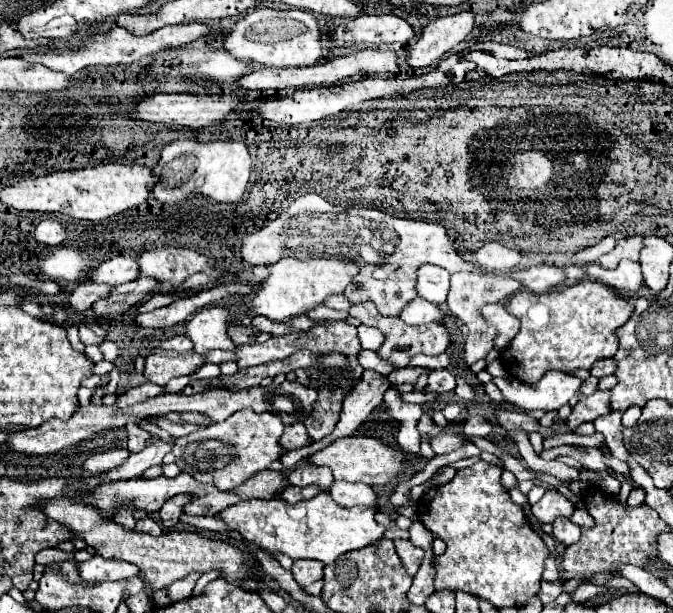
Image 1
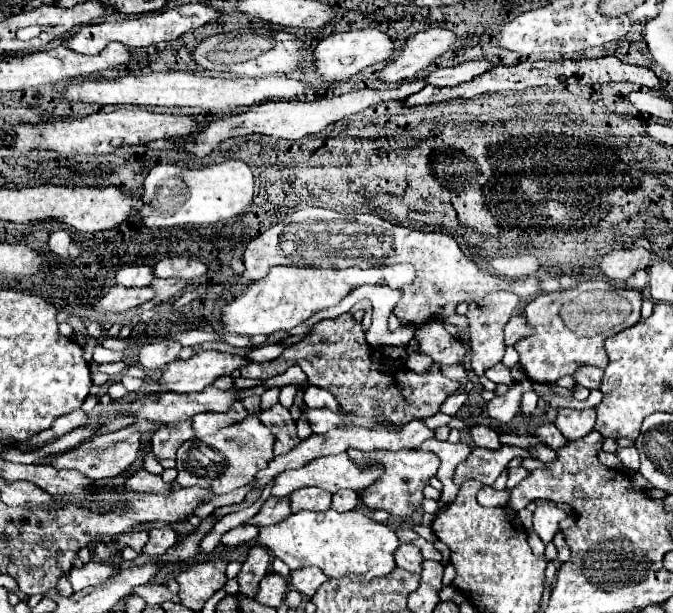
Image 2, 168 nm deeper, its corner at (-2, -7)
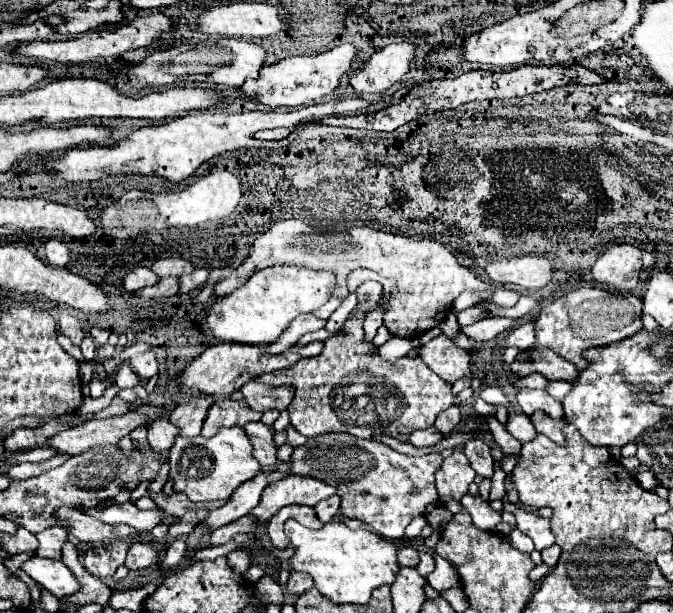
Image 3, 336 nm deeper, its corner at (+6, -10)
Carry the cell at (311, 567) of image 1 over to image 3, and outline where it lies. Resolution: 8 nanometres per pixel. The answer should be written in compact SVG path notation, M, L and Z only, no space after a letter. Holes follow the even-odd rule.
M292 571L290 573L290 579L288 579L288 585L286 589L294 595L302 595L306 591L310 591L314 587L314 579L306 573L298 573L298 571Z

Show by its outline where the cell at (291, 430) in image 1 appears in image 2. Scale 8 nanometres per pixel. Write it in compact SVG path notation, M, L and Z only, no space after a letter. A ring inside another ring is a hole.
M276 404L270 410L262 412L260 420L262 424L270 426L276 436L274 454L286 454L300 442L300 438L296 436L296 422L292 420L288 408L284 408L282 404Z

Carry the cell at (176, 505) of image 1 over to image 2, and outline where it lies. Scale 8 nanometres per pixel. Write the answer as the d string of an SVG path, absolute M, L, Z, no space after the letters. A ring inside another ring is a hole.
M162 526L162 528L154 528L150 530L150 540L144 548L144 552L148 554L164 554L168 548L172 548L178 542L178 534L172 530L172 526Z

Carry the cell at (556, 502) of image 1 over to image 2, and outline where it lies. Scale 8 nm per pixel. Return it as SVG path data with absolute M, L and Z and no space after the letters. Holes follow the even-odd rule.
M542 502L538 504L538 508L534 510L534 530L540 536L542 542L550 542L554 538L554 534L558 532L558 524L560 520L564 520L568 514L558 508L554 502Z

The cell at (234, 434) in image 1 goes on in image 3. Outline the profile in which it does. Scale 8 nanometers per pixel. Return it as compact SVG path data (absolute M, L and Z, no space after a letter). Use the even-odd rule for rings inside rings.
M242 427L220 429L212 439L202 435L198 437L176 437L176 443L170 449L170 477L174 481L174 491L188 495L194 503L228 499L234 489L260 471L260 463L252 457L250 441Z

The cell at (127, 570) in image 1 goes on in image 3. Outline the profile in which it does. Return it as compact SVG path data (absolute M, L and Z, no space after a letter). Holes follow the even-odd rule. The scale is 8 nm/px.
M34 555L22 565L22 571L28 577L32 577L42 589L48 589L56 597L72 595L80 587L76 577L70 573L70 569L62 561L44 559L44 557Z

